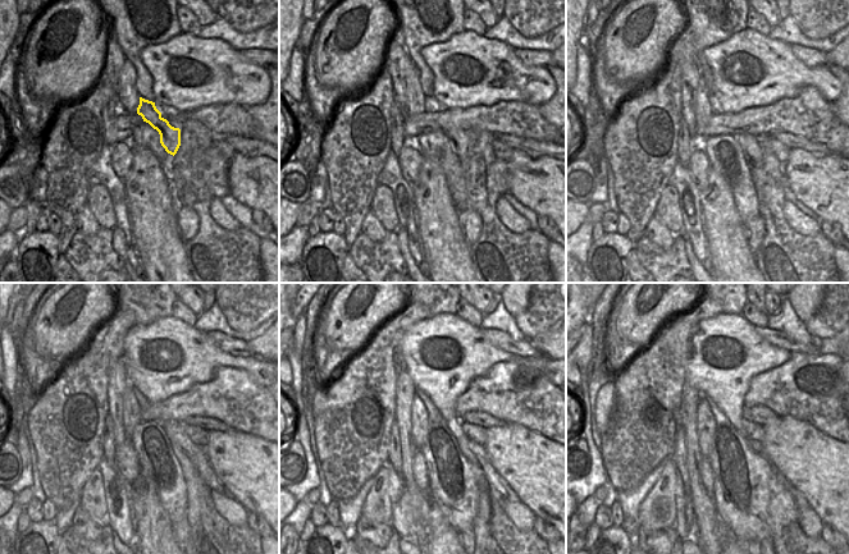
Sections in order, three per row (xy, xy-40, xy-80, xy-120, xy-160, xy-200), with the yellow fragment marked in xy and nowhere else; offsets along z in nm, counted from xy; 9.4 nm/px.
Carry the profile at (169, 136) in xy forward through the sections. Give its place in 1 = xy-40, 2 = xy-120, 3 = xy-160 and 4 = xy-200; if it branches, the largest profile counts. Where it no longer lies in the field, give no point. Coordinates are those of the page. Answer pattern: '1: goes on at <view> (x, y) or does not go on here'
1: goes on at xy-40 (459, 141)
2: goes on at xy-120 (192, 458)
3: goes on at xy-160 (475, 453)
4: goes on at xy-200 (799, 499)

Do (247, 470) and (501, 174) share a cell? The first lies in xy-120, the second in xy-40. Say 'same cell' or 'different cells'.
different cells

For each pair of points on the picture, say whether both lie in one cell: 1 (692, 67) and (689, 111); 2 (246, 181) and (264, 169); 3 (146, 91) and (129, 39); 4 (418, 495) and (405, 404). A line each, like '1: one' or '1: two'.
1: one
2: one
3: one
4: one

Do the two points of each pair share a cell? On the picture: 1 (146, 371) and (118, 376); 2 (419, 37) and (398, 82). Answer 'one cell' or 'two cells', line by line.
1: two cells
2: two cells

